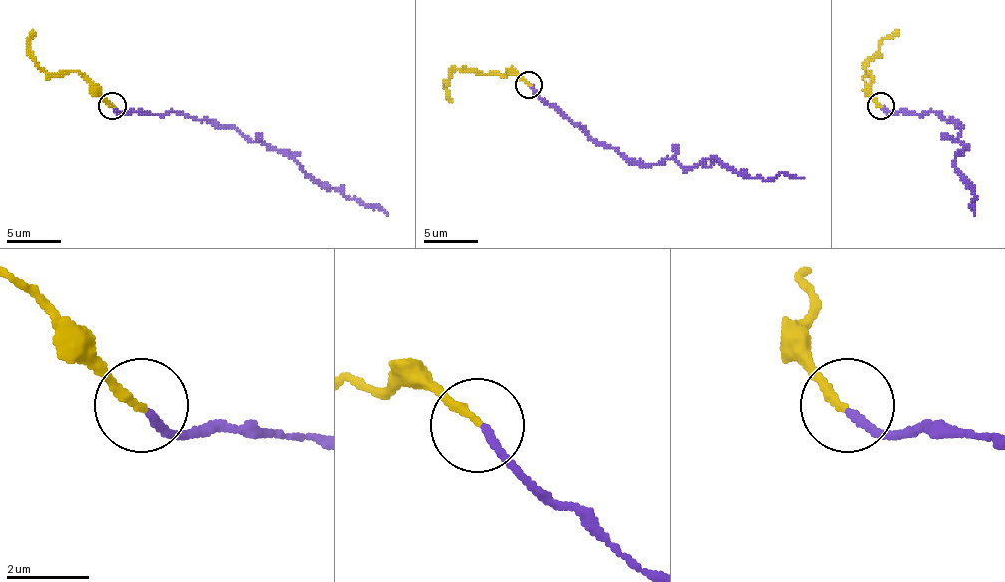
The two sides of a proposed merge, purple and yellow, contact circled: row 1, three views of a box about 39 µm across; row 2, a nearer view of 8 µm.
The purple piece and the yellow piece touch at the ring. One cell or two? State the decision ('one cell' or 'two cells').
two cells

